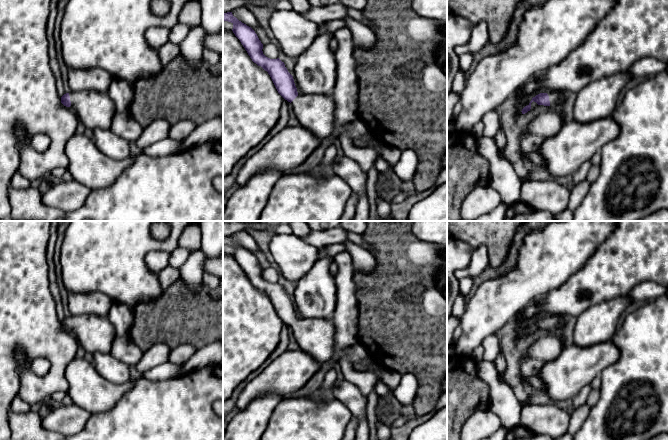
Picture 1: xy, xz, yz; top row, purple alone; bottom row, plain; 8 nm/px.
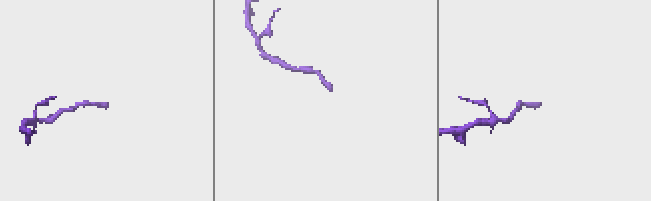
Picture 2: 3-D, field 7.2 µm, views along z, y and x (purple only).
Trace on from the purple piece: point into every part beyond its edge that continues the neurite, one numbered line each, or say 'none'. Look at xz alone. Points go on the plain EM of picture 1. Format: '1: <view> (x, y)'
1: xz (316, 337)

